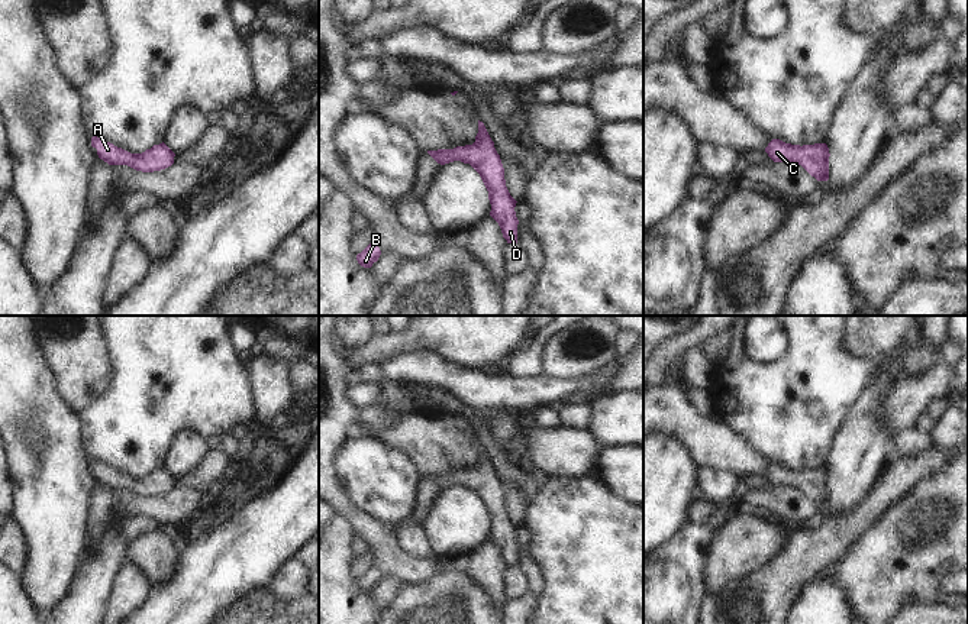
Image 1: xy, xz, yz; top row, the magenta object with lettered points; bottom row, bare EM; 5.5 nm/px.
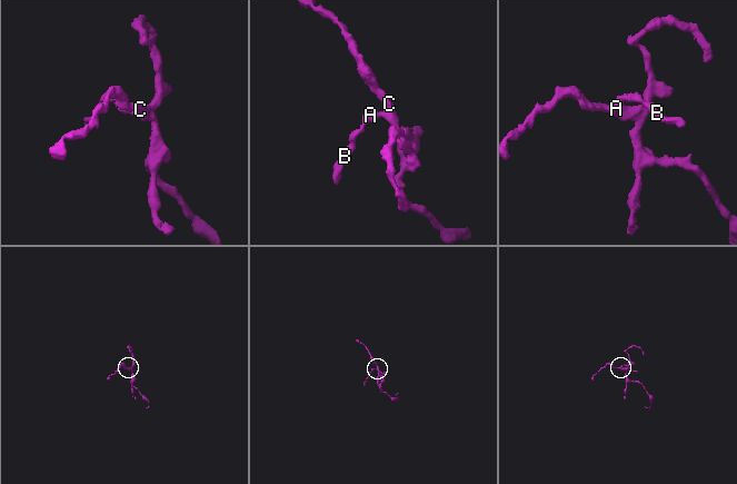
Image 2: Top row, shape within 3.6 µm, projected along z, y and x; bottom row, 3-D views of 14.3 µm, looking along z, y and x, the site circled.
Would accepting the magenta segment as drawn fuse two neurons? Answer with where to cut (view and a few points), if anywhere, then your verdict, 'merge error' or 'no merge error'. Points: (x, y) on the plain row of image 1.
no cut; no merge error

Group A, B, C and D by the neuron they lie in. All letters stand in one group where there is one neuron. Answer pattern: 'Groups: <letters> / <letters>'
Groups: A B C D

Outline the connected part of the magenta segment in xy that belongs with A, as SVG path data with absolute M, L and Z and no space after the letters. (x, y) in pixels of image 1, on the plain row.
M93 459L91 471L97 473L99 482L109 489L128 489L142 497L165 494L174 488L175 481L164 466L154 469L142 478L130 478Z

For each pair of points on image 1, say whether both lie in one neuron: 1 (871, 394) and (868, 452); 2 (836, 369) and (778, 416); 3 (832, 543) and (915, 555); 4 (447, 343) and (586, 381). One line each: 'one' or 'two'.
1: one
2: one
3: two
4: two

